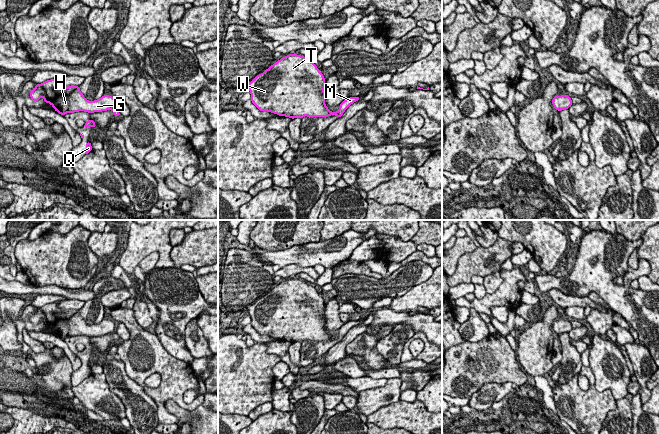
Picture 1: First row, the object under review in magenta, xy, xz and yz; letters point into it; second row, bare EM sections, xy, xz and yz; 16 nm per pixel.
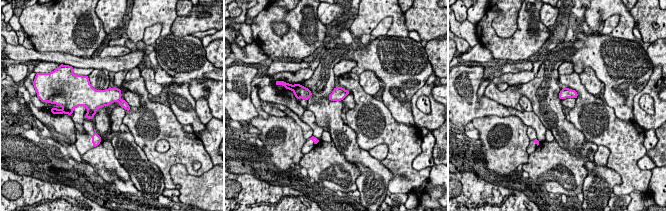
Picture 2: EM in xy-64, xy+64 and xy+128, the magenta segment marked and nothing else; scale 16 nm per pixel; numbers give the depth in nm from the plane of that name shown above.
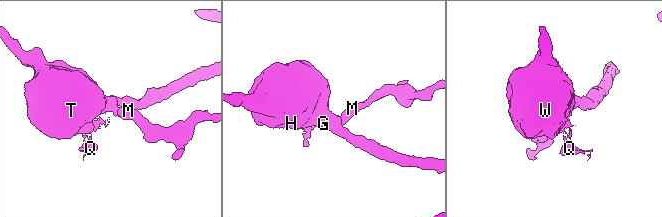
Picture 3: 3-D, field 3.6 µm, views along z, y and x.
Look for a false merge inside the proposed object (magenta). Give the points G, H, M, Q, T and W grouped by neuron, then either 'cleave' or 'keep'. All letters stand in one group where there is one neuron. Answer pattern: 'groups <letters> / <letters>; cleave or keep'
groups G H T W / M Q; cleave

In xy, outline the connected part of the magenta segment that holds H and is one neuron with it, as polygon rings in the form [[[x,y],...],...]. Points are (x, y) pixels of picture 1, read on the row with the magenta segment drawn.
[[[54,78],[37,84],[29,96],[33,101],[38,101],[42,97],[46,103],[51,104],[55,111],[63,116],[66,113],[79,111],[94,113],[115,108],[116,101],[112,96],[104,95],[98,100],[88,101],[80,92],[79,86],[71,85],[62,88],[58,81],[59,78]]]

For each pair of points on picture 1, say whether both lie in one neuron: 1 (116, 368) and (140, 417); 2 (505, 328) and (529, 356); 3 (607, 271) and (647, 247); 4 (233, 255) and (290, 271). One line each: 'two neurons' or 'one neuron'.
1: one neuron
2: two neurons
3: two neurons
4: two neurons

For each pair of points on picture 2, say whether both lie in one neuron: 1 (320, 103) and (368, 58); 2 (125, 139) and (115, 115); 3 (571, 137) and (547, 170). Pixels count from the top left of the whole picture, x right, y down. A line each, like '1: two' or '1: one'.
1: one
2: one
3: two

